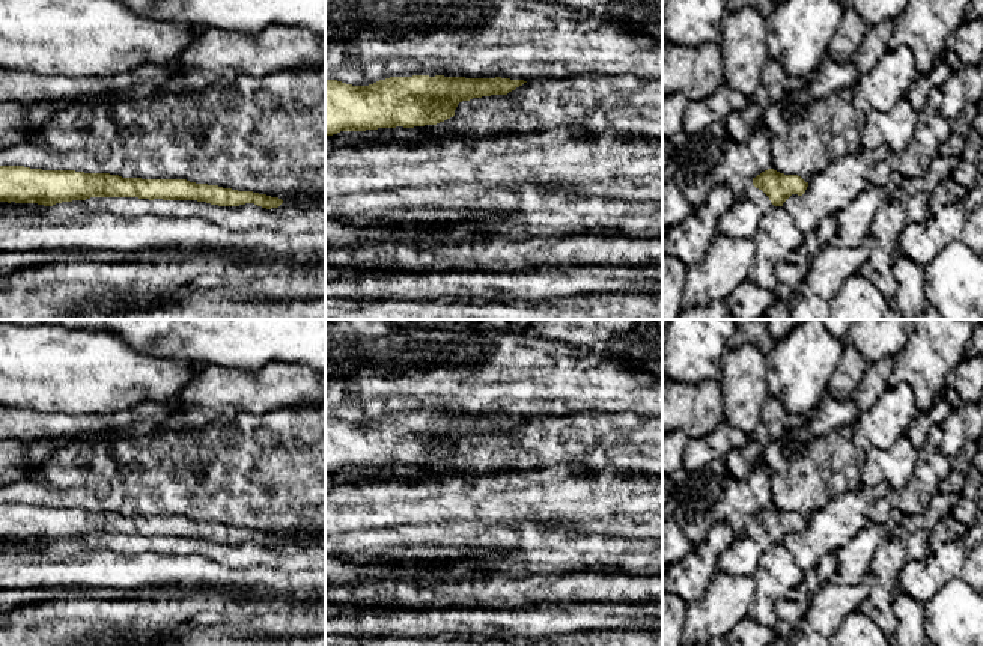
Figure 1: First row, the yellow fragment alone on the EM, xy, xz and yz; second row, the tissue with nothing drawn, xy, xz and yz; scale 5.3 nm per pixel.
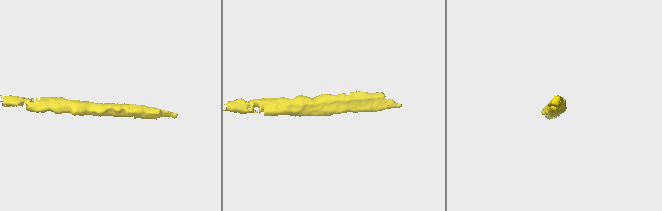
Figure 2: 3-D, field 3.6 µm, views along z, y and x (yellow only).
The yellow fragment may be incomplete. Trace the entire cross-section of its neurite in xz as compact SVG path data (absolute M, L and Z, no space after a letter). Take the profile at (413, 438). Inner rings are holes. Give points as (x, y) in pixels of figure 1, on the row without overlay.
M444 413L390 414L369 423L325 417L325 473L437 462L453 455L462 438L507 432L524 420Z

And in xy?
M0 503L0 539L53 544L90 535L197 538L218 544L254 541L266 547L278 545L283 541L278 535L196 521L187 516L142 516L110 510Z

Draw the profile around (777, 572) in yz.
M772 544L762 551L753 578L756 593L748 607L748 617L774 629L778 620L777 601L786 598L792 587L804 581L804 571L783 544Z

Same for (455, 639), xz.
M662 628L583 631L555 637L480 634L345 637L325 634L325 646L662 646Z

